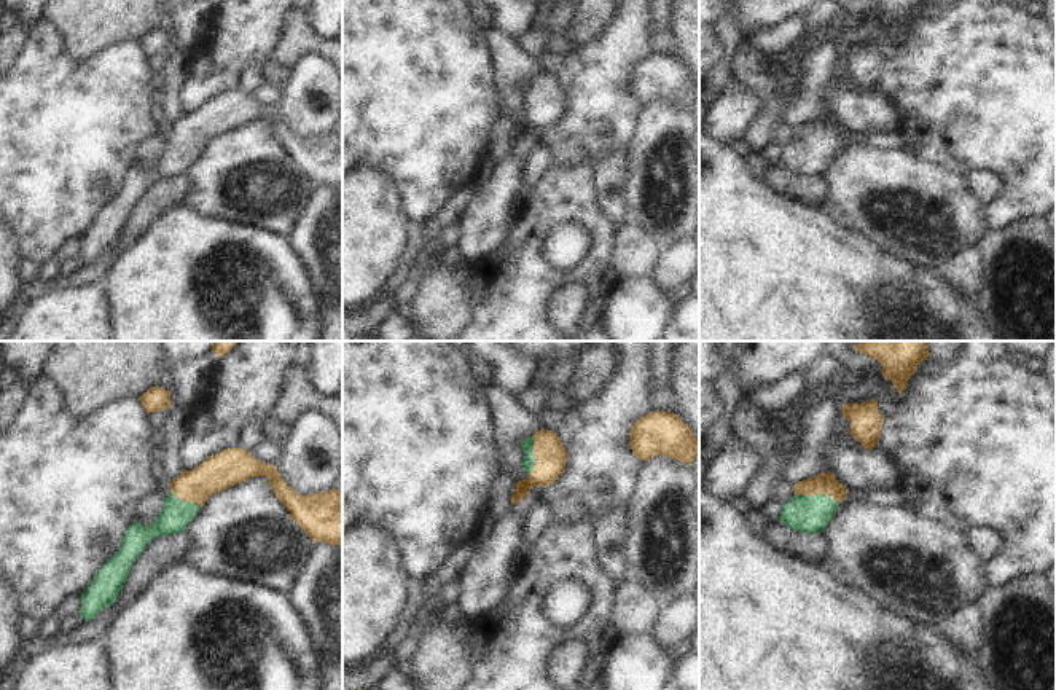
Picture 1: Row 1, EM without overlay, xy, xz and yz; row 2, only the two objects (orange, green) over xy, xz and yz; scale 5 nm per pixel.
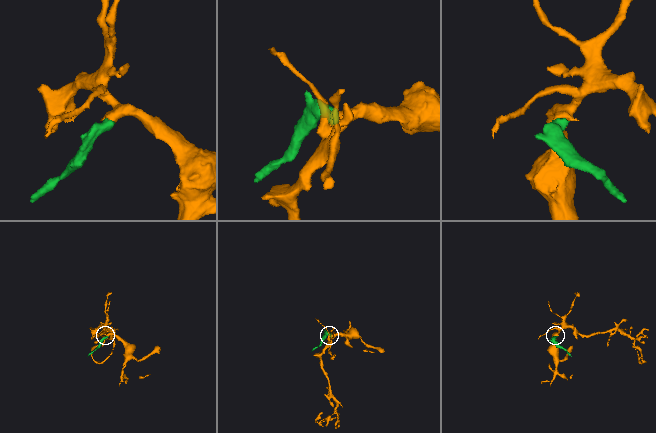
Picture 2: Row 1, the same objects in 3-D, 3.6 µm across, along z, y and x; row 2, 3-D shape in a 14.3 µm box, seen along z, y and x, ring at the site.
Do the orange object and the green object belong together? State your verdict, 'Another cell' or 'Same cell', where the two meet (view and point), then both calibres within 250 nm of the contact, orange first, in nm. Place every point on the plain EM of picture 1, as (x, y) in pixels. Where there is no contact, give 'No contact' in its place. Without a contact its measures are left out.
Same cell. Touches orange at yz (817, 136). Thickness 110 nm (orange) against 190 nm

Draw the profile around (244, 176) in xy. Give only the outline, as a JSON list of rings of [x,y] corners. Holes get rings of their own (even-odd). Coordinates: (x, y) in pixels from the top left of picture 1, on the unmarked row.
[[[266,120],[210,139],[185,175],[190,191],[183,204],[201,215],[284,237],[314,190]]]

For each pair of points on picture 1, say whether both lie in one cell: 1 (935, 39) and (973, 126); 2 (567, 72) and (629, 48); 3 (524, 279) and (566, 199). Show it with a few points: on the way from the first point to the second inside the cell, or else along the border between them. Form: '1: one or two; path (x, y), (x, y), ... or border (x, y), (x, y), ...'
1: one; path (956, 61), (973, 80), (973, 104)
2: one; path (583, 72), (594, 72), (614, 53)
3: one; path (524, 258), (524, 236), (545, 214)

